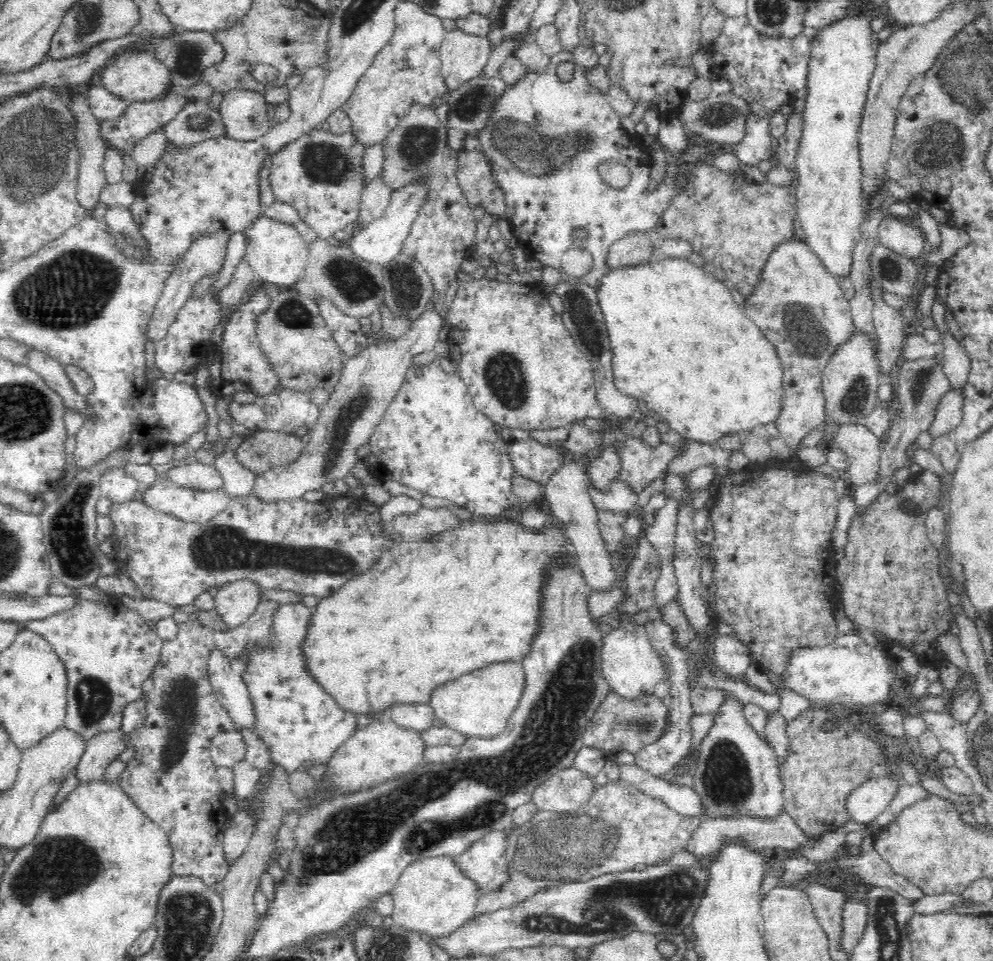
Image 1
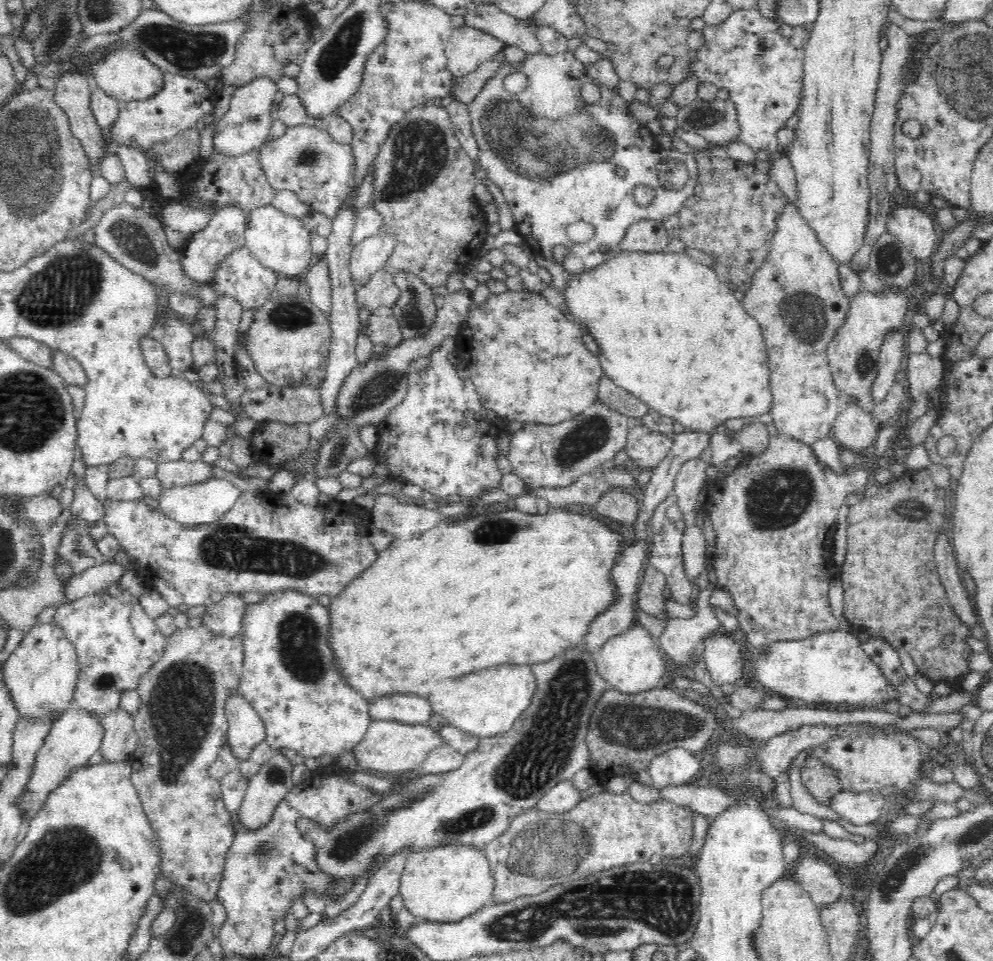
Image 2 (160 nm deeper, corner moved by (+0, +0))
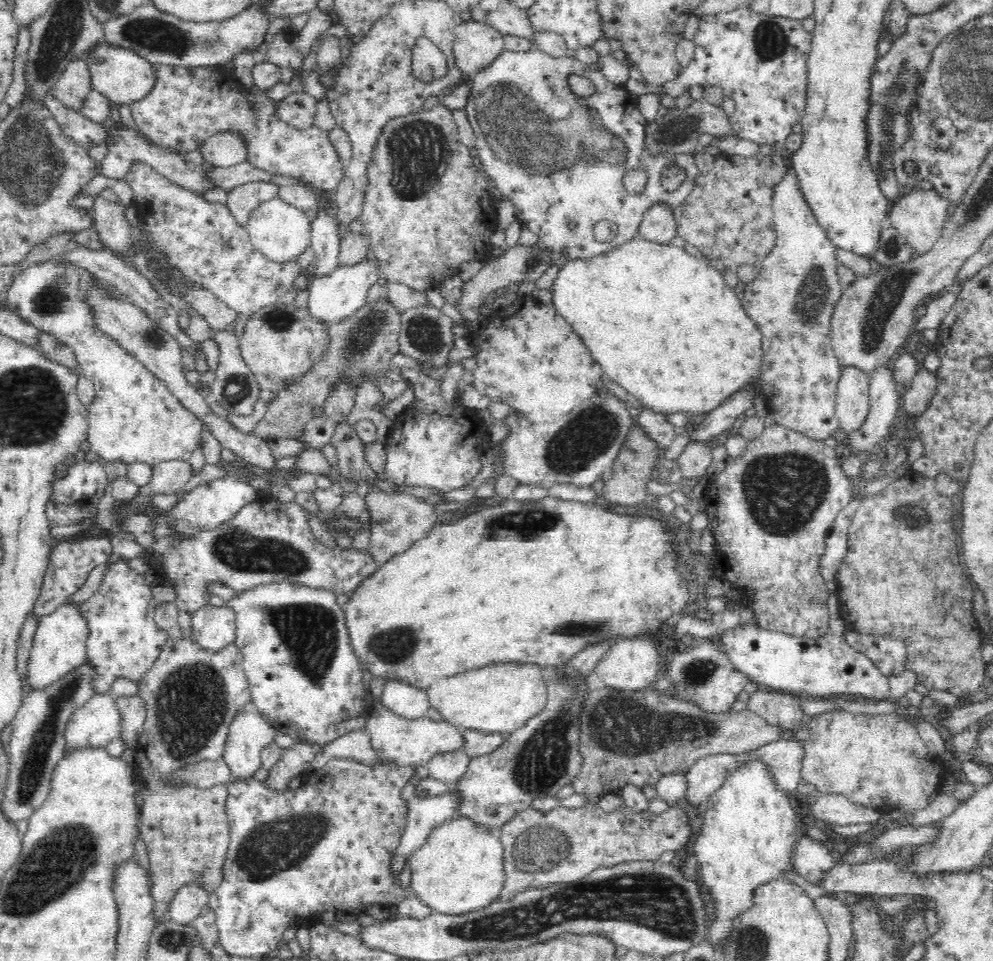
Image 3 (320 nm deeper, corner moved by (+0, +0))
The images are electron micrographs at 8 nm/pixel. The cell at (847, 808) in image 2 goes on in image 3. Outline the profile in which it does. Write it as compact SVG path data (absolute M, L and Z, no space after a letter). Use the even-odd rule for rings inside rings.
M836 793L819 794L811 805L812 819L838 826L875 824L884 814L880 808L855 804L846 796Z

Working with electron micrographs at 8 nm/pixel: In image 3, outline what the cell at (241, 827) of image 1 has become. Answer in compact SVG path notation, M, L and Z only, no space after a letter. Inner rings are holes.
M296 741L282 749L280 758L274 763L264 780L264 787L282 793L289 789L290 780L300 776L314 762L317 752L309 744Z

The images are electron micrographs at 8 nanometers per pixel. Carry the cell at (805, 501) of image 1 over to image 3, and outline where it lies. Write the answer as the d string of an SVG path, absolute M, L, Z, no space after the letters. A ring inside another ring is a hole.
M774 424L763 428L763 432L758 439L751 442L746 447L744 454L735 459L729 459L725 469L718 474L709 477L709 506L706 512L707 525L715 538L715 551L713 556L713 566L718 578L732 584L736 591L748 594L752 604L752 622L765 631L784 632L798 637L817 637L824 635L828 630L828 582L824 580L820 573L820 560L826 550L826 539L832 530L836 515L841 508L849 504L854 490L858 483L846 476L842 469L842 459L837 457L834 449L828 447L825 442L808 438L801 432L793 431L780 424Z

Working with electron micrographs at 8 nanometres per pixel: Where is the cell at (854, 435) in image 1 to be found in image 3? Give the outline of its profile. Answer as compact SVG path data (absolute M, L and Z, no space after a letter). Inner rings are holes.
M842 369L835 398L835 415L840 433L851 435L860 430L869 413L869 374L858 369Z

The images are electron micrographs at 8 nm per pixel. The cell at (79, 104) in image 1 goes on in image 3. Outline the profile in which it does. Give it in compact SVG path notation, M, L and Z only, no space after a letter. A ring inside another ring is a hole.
M85 57L68 63L52 89L60 104L74 113L80 113L86 96L93 89Z

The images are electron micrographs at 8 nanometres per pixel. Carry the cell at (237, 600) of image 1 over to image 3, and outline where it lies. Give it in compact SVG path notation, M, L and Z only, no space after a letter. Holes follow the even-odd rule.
M209 602L191 614L192 636L200 647L217 651L235 642L236 615L227 604L217 607Z

